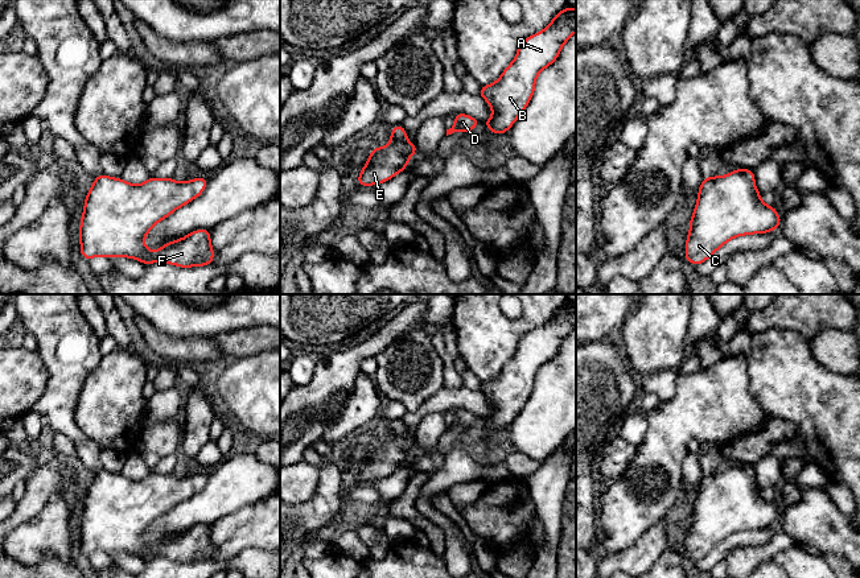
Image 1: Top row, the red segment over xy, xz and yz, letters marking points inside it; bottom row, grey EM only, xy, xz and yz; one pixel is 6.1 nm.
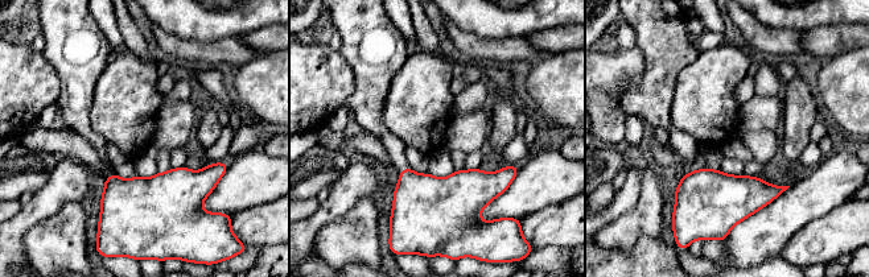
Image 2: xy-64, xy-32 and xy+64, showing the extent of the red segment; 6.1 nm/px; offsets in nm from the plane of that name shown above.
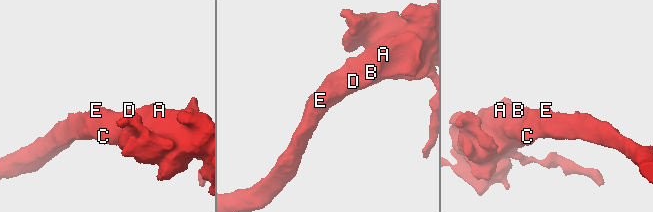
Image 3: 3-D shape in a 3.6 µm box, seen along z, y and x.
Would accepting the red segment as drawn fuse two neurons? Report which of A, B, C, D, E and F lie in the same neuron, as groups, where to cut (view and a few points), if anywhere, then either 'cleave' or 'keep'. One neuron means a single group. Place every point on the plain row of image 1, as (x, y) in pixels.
A B C D E F | no cut | keep

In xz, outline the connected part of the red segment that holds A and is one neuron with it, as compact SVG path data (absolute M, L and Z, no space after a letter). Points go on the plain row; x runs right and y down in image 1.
M567 301L550 321L518 343L514 356L495 379L478 388L491 402L493 412L484 417L493 429L506 429L530 399L539 368L552 360L563 340L576 327L576 304Z

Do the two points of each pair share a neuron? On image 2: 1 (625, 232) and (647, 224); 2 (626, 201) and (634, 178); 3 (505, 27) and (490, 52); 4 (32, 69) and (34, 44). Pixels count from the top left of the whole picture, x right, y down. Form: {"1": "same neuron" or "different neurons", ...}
{"1": "same neuron", "2": "same neuron", "3": "different neurons", "4": "different neurons"}

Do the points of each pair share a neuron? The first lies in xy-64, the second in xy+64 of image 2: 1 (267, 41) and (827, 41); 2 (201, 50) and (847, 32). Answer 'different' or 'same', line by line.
1: same
2: different

